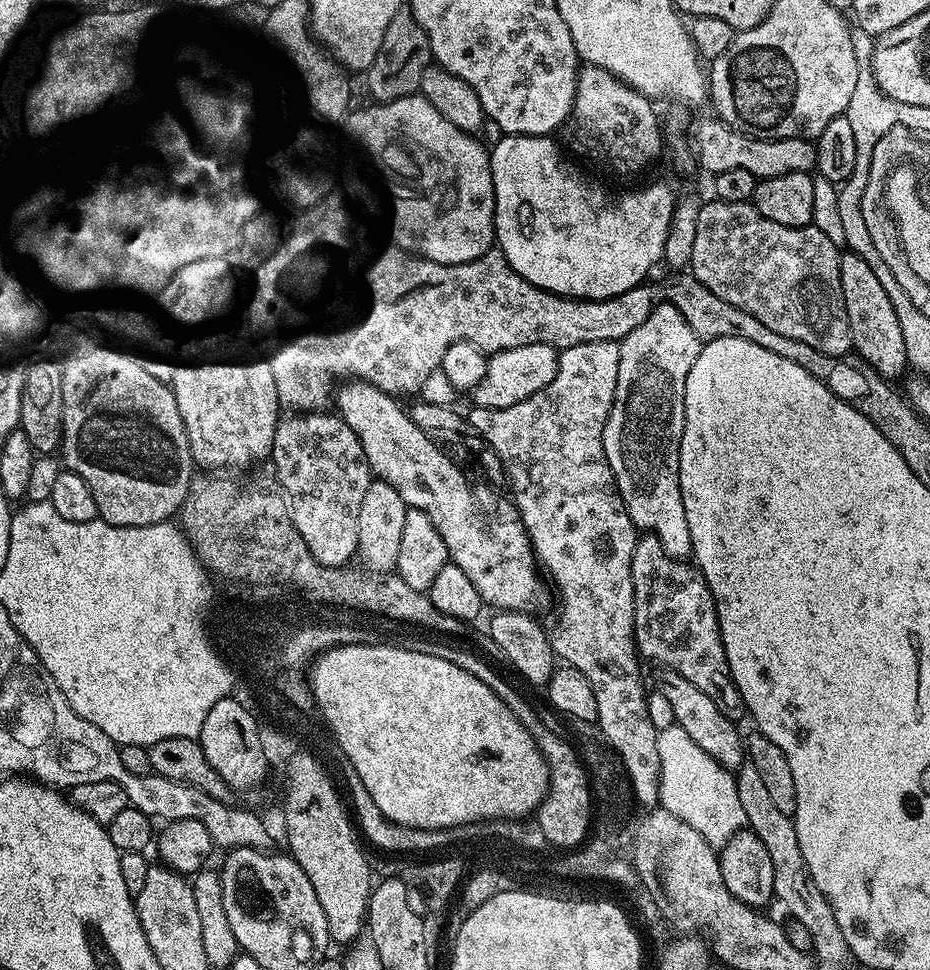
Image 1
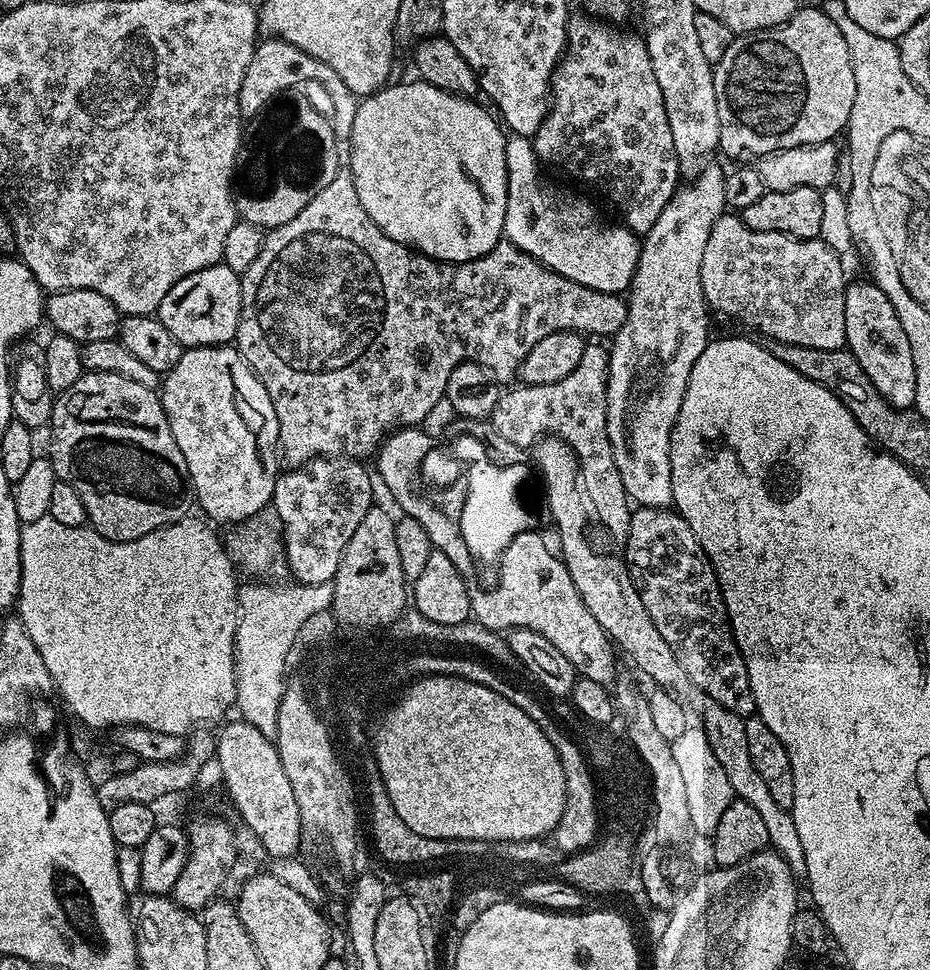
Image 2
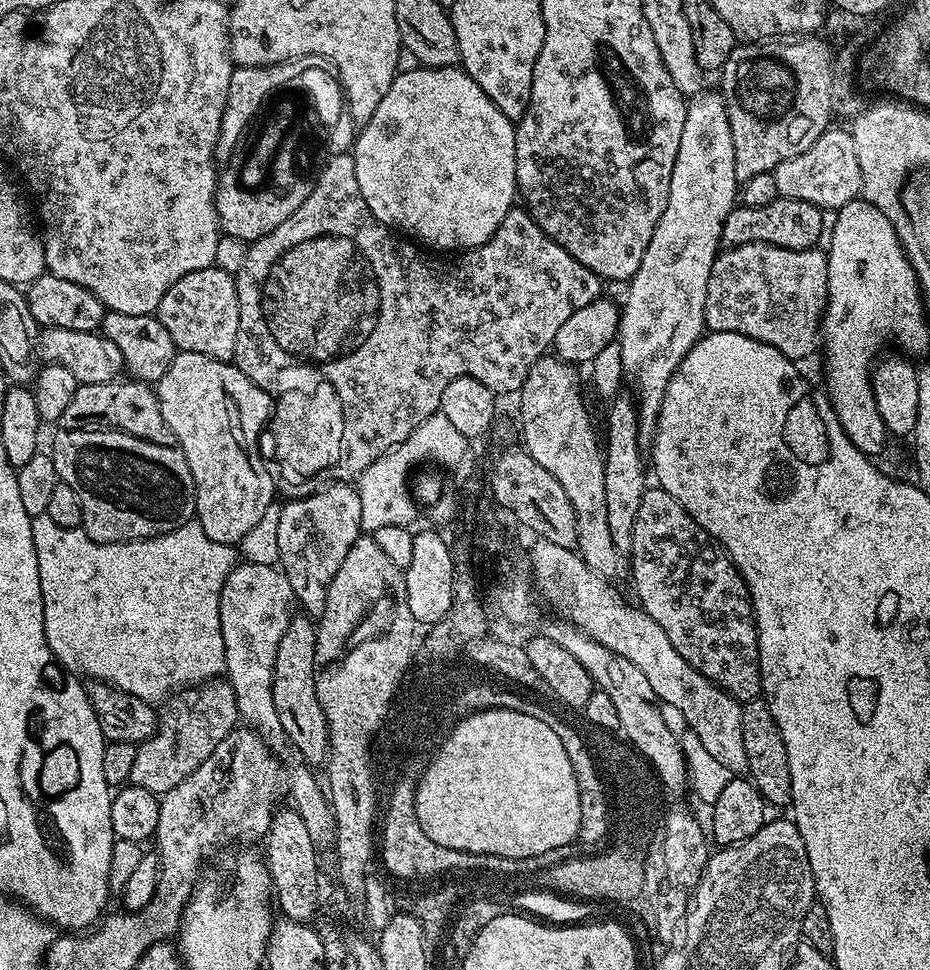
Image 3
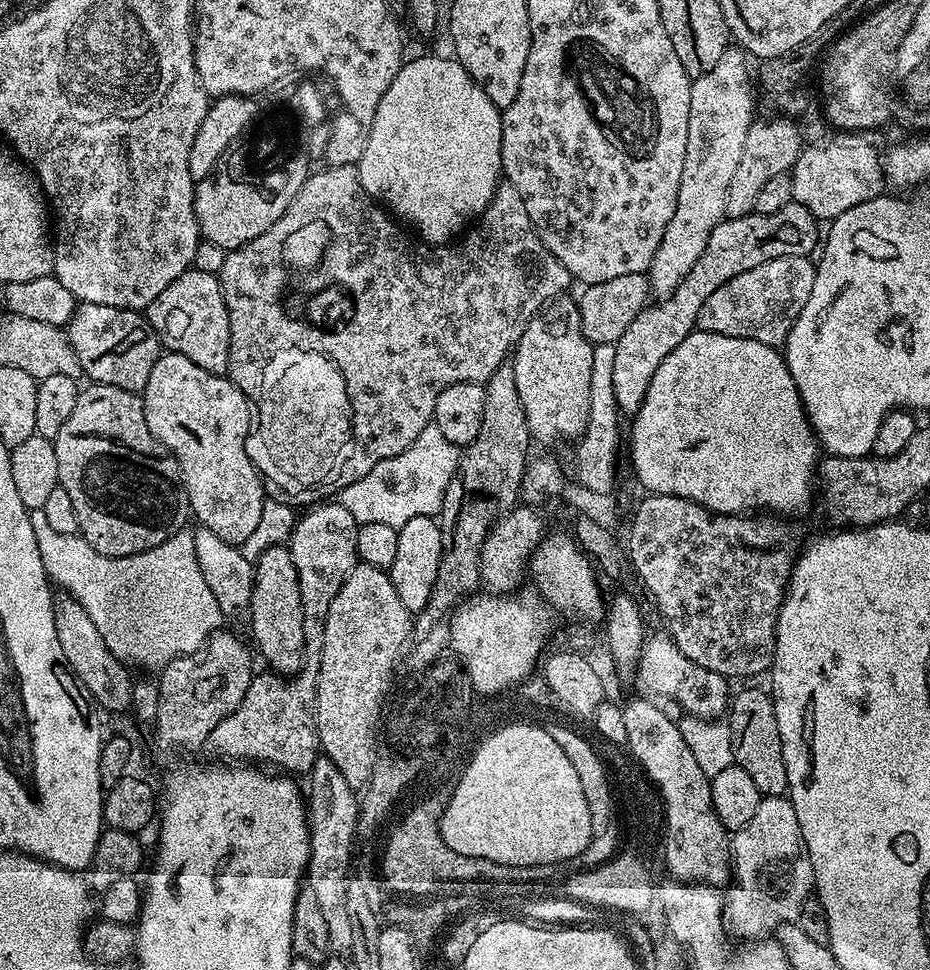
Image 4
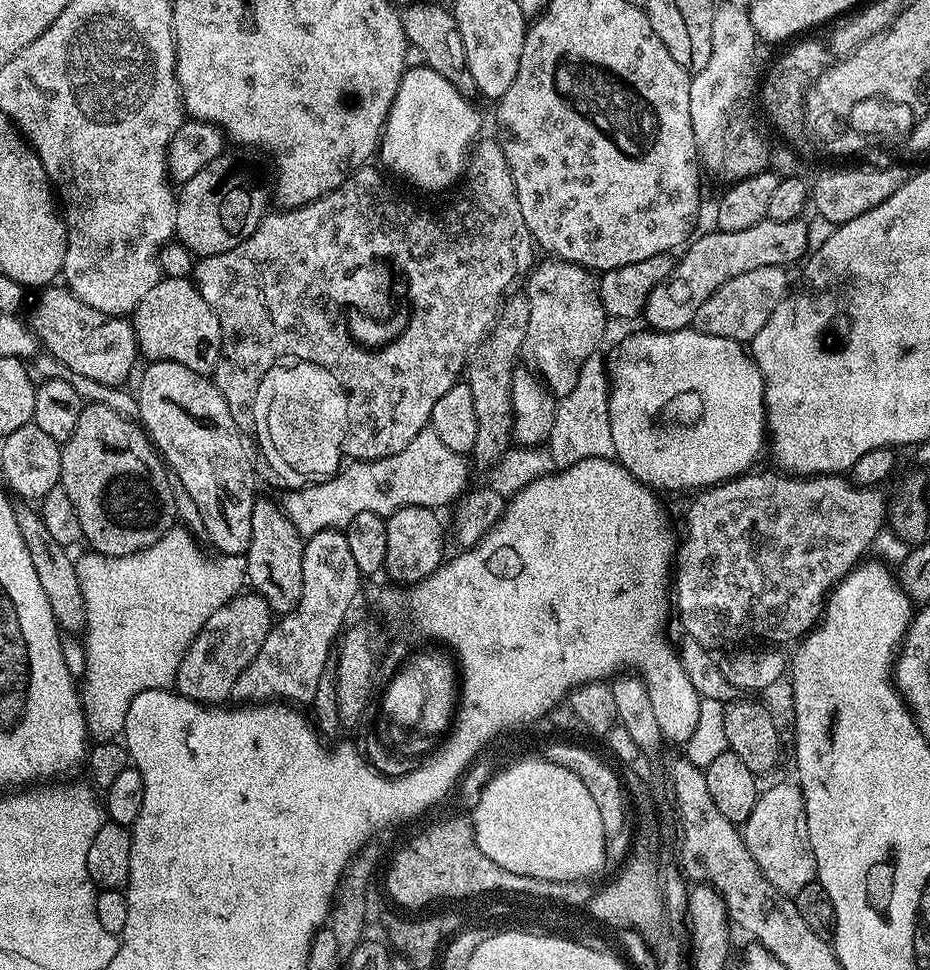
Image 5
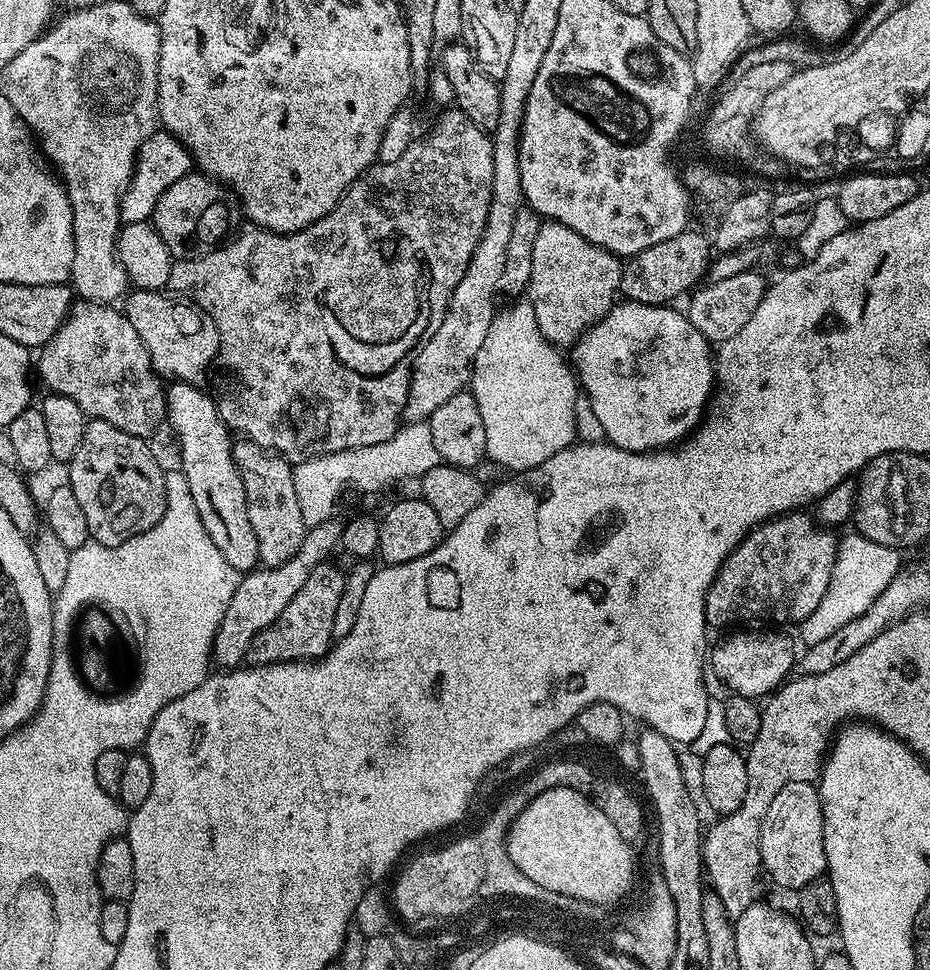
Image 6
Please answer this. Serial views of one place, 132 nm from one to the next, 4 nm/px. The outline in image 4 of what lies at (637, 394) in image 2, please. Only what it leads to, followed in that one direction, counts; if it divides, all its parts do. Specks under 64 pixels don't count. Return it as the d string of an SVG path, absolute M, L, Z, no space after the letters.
M729 46L718 58L714 70L695 77L690 90L690 126L686 138L686 162L682 162L682 182L678 186L678 206L666 234L654 254L654 262L647 270L651 291L663 298L672 293L690 274L694 262L702 258L706 242L714 226L725 219L726 189L738 170L742 146L750 130L752 113L752 80L748 77L749 57L743 48Z

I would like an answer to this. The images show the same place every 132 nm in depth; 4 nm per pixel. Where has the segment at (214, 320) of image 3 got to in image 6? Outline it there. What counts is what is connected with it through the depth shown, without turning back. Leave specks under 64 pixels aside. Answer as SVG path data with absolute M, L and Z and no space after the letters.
M164 290L129 291L123 301L122 311L130 326L138 330L138 338L142 338L142 346L146 346L157 376L169 376L169 381L182 384L203 385L204 375L207 372L209 375L220 350L220 335L207 312L203 312L191 300Z

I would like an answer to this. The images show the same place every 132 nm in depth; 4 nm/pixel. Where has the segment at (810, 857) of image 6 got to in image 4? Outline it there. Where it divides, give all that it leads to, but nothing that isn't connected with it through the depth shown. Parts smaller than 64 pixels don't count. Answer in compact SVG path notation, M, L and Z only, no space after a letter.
M787 795L766 796L758 802L758 810L754 810L754 818L746 822L737 832L731 833L732 867L735 883L740 883L736 896L740 900L725 899L722 904L722 915L727 927L732 928L745 941L768 938L779 929L781 924L799 921L800 911L805 900L814 892L814 877L810 854L802 838L802 826L798 826L798 814L794 814L794 806Z

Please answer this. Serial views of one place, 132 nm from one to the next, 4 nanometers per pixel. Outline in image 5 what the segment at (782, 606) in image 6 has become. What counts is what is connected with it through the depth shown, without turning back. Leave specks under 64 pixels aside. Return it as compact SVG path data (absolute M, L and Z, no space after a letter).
M756 470L751 474L738 476L734 480L726 480L722 484L697 491L693 495L696 497L689 502L688 509L684 512L684 541L681 544L679 541L678 544L678 555L674 560L674 579L670 588L671 591L676 591L676 608L680 611L680 624L685 628L686 636L709 650L724 648L727 644L740 646L745 642L771 642L776 646L784 646L780 644L786 643L787 640L799 641L816 627L824 602L828 599L828 593L869 555L874 538L886 528L890 500L887 495L883 496L880 493L879 487L860 488L852 483L851 479L844 477L843 480L843 475L840 474L794 476L779 474L774 470L760 471Z

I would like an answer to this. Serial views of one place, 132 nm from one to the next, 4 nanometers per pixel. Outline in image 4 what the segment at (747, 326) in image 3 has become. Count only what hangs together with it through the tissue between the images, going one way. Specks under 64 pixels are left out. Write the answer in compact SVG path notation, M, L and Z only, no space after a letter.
M791 256L790 258L774 258L770 262L762 262L762 266L754 266L754 270L746 270L746 274L738 274L738 278L730 278L702 306L698 314L697 329L710 334L726 334L730 338L750 338L754 342L783 345L784 339L792 332L797 318L802 314L802 306L810 302L810 290L814 290L816 277L815 263L806 256Z

